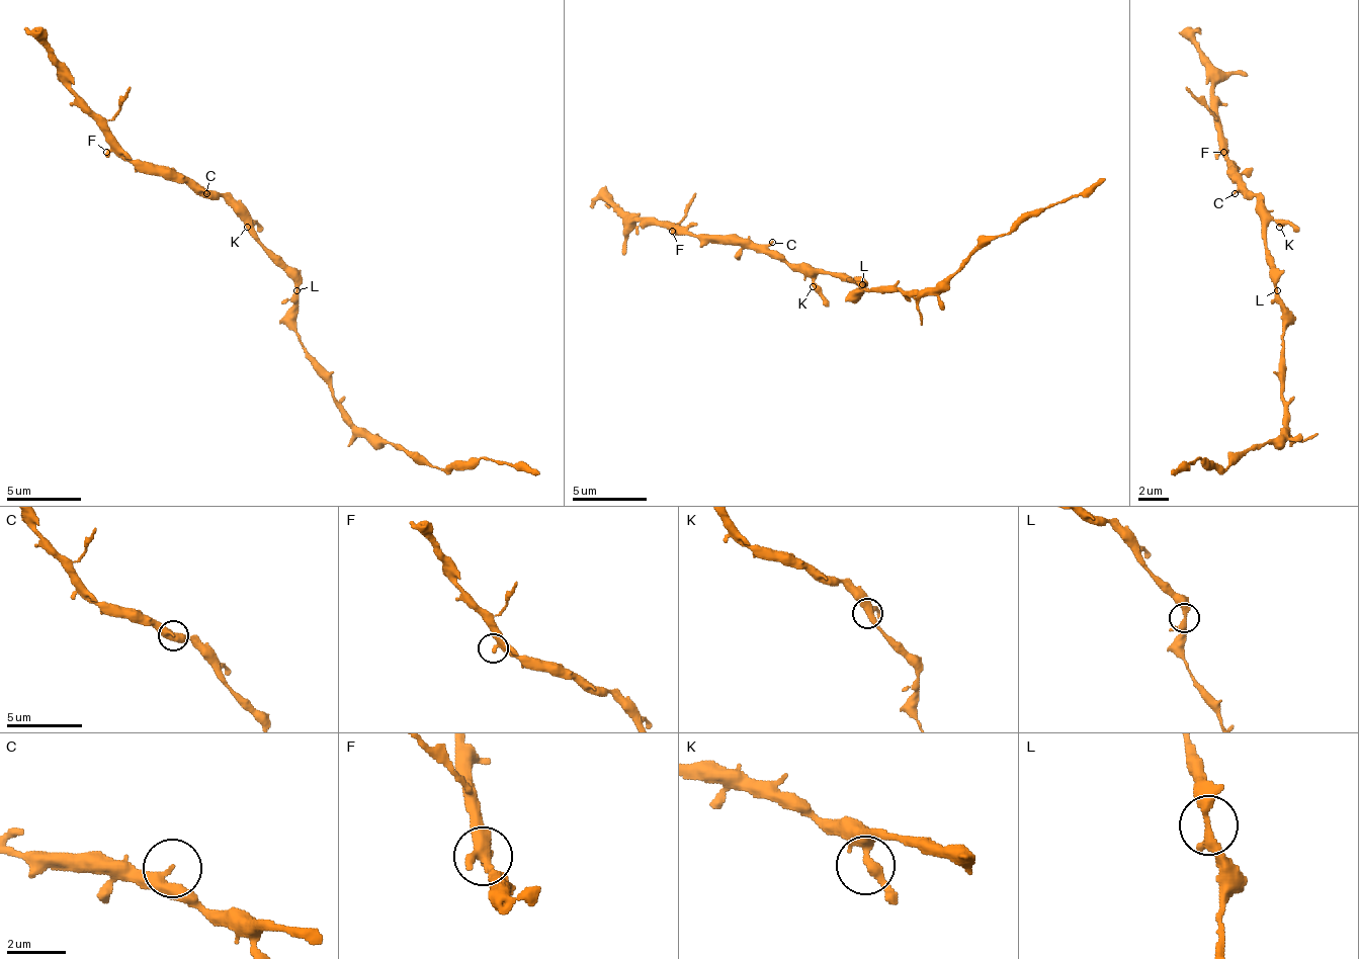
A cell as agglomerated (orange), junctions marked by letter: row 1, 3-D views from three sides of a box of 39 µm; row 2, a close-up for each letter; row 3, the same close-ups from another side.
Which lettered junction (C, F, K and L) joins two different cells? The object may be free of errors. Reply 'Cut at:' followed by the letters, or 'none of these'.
Cut at: none of these

